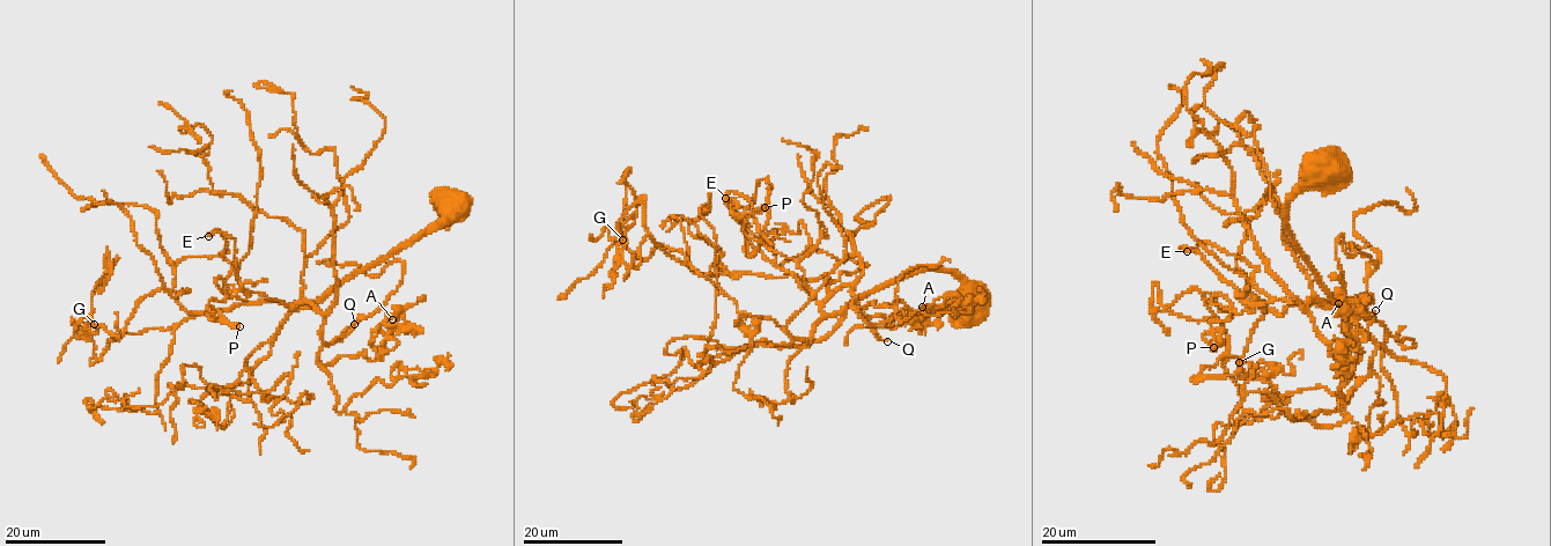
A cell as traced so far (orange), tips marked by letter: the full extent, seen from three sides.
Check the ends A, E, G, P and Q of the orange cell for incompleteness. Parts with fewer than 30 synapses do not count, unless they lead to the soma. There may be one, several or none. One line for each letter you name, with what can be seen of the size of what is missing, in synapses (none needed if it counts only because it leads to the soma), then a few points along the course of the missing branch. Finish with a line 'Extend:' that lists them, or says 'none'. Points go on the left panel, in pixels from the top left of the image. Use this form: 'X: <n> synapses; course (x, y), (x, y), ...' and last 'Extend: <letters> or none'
Extend: none

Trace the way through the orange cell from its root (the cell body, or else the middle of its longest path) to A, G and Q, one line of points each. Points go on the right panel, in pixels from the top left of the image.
A: (1326, 165), (1290, 196), (1285, 227), (1338, 304), (1307, 309), (1348, 368), (1359, 304), (1342, 293), (1338, 303)
G: (1326, 165), (1285, 227), (1371, 318), (1268, 309), (1238, 376), (1286, 403), (1239, 362)
Q: (1326, 165), (1289, 199), (1285, 227), (1338, 304), (1312, 299), (1307, 312), (1330, 341), (1365, 331), (1375, 310)

